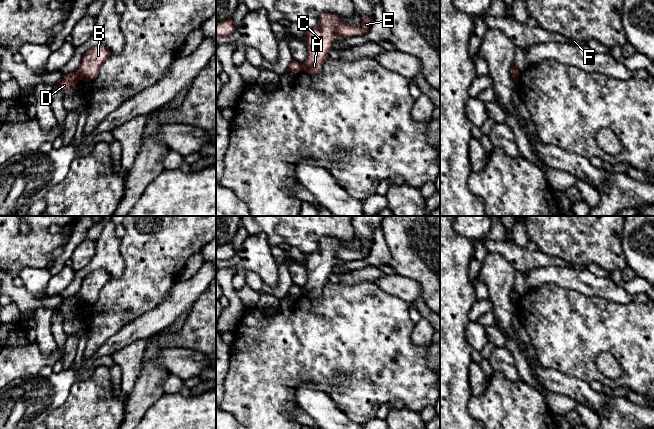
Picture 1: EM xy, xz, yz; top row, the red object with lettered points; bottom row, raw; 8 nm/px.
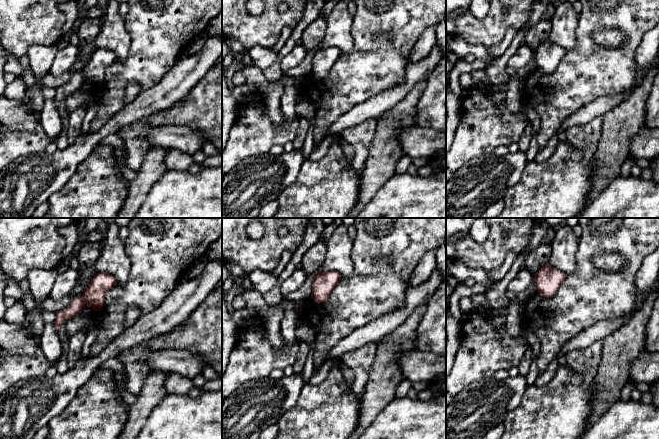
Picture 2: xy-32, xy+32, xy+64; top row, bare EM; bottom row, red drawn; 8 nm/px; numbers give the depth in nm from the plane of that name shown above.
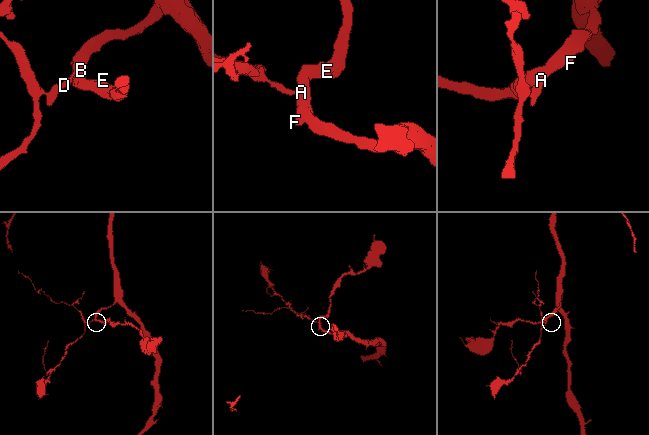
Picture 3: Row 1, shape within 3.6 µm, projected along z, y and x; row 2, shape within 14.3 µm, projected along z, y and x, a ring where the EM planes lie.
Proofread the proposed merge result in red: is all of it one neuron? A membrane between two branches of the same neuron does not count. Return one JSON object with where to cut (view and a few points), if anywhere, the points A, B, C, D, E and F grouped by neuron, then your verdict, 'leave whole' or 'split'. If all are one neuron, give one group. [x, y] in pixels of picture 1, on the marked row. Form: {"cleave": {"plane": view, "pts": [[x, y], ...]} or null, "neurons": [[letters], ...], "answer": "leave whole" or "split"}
{"cleave": {"plane": "xy", "pts": [[75, 72], [81, 79]]}, "neurons": [["A", "B", "C", "E", "F"], ["D"]], "answer": "split"}

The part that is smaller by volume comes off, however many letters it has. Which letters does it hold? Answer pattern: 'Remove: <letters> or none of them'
Remove: D

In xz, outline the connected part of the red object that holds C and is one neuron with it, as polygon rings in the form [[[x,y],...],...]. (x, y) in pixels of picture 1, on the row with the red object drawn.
[[[322,14],[317,26],[306,32],[304,42],[308,48],[308,57],[301,63],[302,71],[314,75],[319,74],[323,64],[328,60],[328,53],[338,36],[343,36],[346,39],[363,36],[369,32],[372,22],[372,18],[364,16],[362,24],[354,27],[343,22],[338,15]]]

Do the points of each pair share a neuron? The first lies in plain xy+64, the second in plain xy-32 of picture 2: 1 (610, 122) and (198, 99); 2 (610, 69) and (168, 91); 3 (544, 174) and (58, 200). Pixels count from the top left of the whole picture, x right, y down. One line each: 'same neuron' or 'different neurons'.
1: different neurons
2: different neurons
3: same neuron

